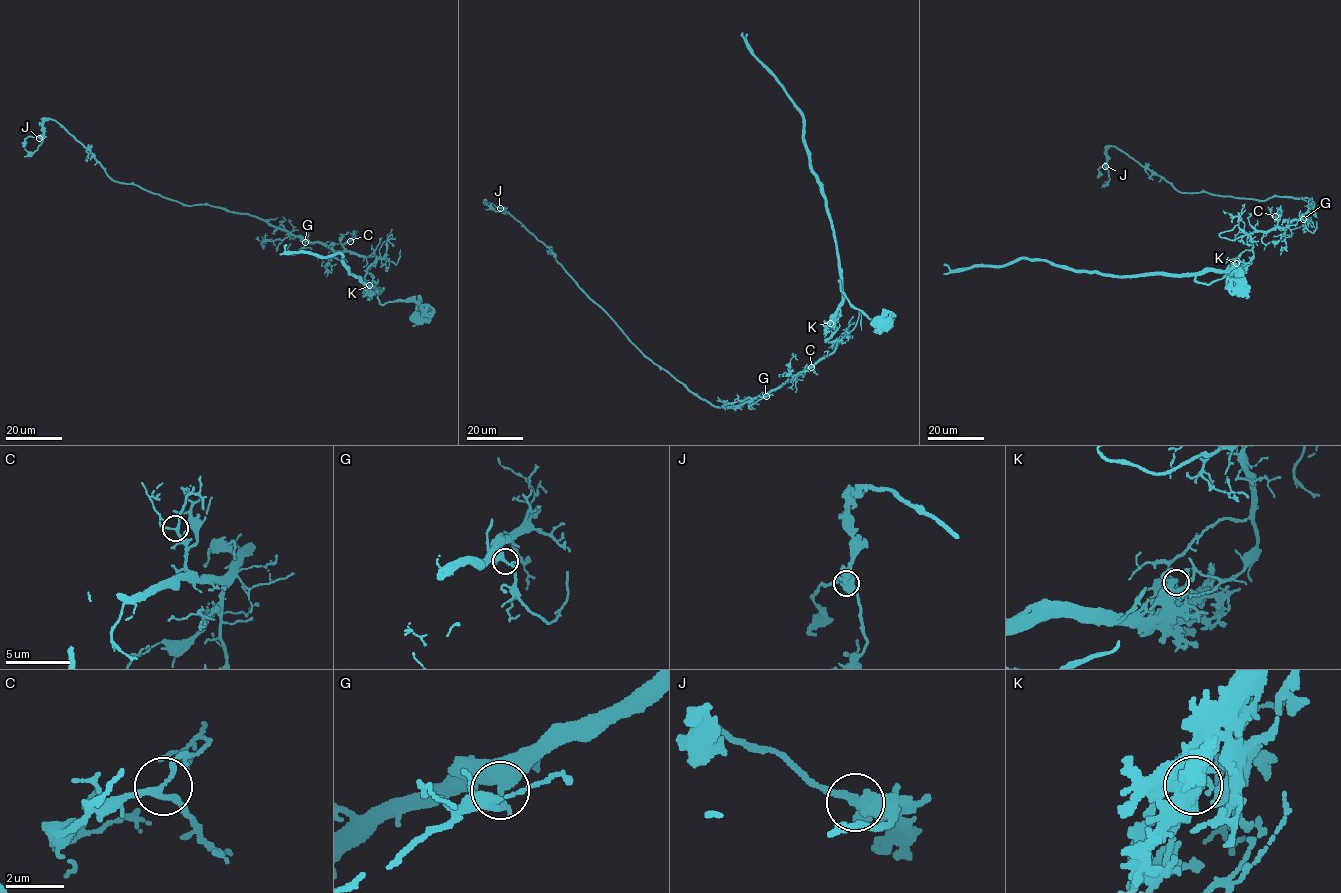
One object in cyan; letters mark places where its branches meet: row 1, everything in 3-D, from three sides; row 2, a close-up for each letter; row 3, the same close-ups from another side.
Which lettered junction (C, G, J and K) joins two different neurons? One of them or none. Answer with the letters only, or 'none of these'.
K

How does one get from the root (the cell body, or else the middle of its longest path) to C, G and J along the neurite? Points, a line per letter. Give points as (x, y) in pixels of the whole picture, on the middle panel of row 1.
C: (876, 320), (850, 303), (839, 281), (842, 304), (828, 340), (838, 342), (804, 369), (811, 367)
G: (876, 320), (850, 303), (839, 281), (842, 304), (828, 340), (838, 341), (835, 349), (766, 396)
J: (876, 320), (850, 303), (839, 281), (831, 353), (745, 403), (712, 405), (653, 364), (500, 208)

